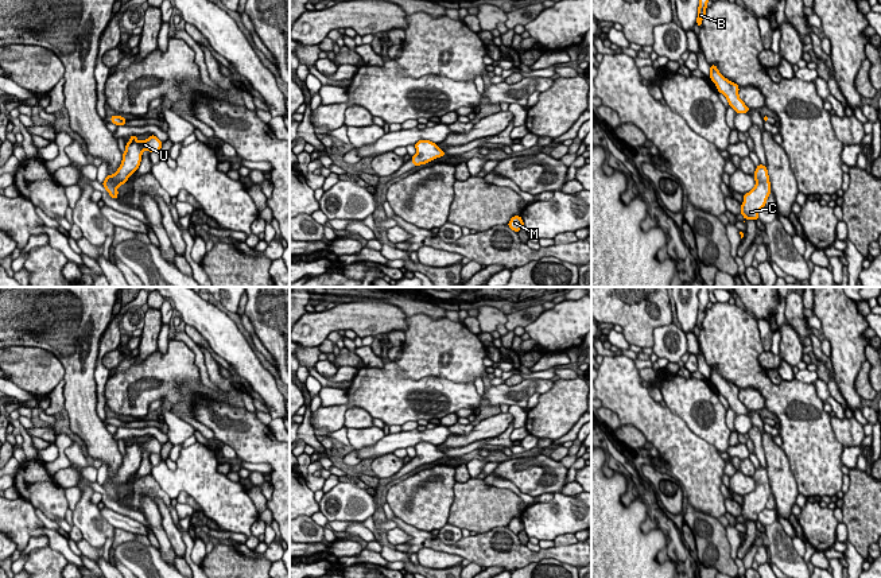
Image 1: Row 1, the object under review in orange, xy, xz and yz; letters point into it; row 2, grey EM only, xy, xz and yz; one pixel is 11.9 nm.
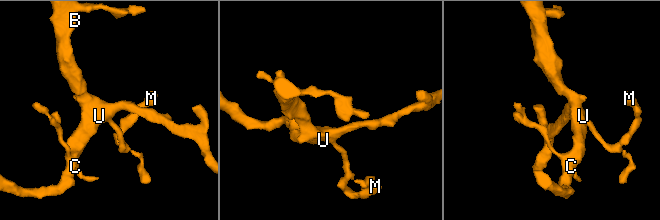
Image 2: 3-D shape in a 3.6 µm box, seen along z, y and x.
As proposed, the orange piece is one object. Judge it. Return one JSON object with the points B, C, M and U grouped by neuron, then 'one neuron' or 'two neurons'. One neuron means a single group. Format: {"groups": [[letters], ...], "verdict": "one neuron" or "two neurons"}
{"groups": [["B", "C", "M", "U"]], "verdict": "one neuron"}

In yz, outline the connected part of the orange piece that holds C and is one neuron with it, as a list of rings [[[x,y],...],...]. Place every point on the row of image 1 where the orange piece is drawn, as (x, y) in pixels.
[[[761,163],[756,167],[754,171],[756,186],[749,193],[744,194],[744,203],[741,205],[741,214],[745,221],[758,218],[758,212],[765,207],[766,199],[771,194],[771,182],[768,170]]]

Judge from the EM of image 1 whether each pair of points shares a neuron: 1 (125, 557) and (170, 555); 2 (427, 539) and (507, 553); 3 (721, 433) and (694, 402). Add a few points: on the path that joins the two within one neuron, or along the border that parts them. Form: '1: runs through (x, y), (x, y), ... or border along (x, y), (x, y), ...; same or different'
1: border along (158, 550), (169, 563); different
2: runs through (447, 549), (486, 549); same
3: runs through (711, 423), (702, 412), (695, 411); same

